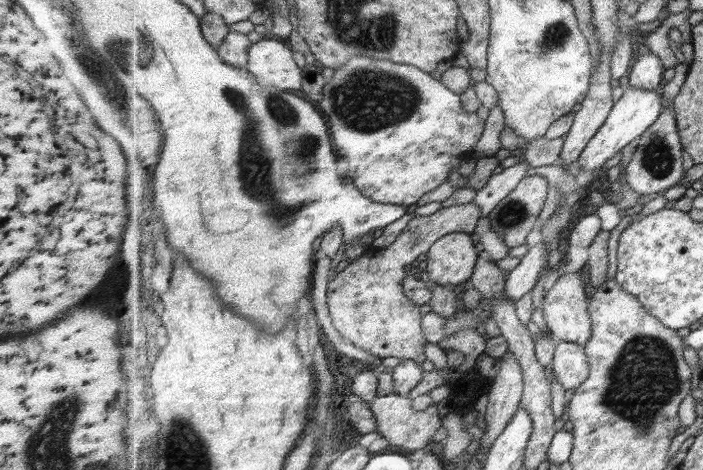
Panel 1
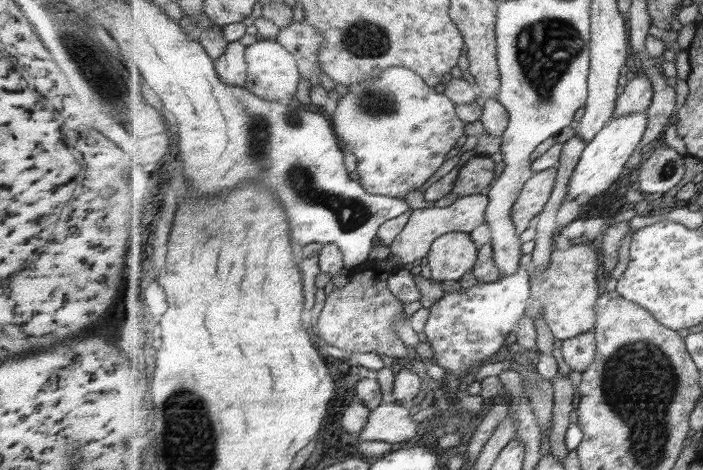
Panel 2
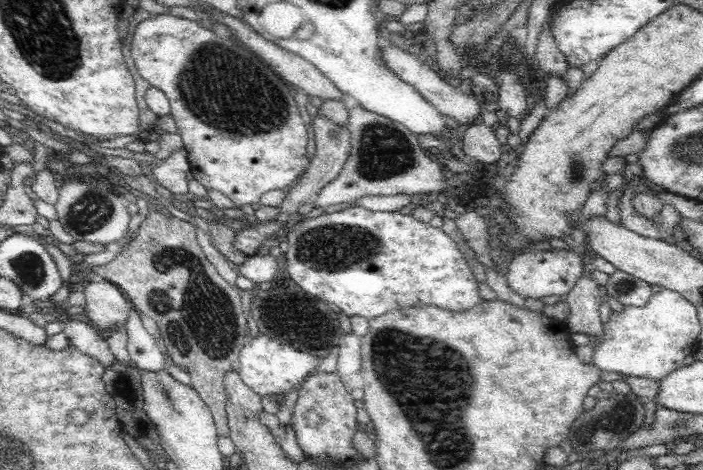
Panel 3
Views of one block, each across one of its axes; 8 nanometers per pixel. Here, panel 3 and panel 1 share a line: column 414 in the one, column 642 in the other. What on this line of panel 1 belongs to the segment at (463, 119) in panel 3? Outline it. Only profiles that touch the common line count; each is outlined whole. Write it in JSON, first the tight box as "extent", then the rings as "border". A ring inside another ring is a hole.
{"extent":[628,54,665,90],"border":[[[656,54],[639,56],[628,76],[628,85],[643,90],[660,90],[665,70],[663,61]]]}

